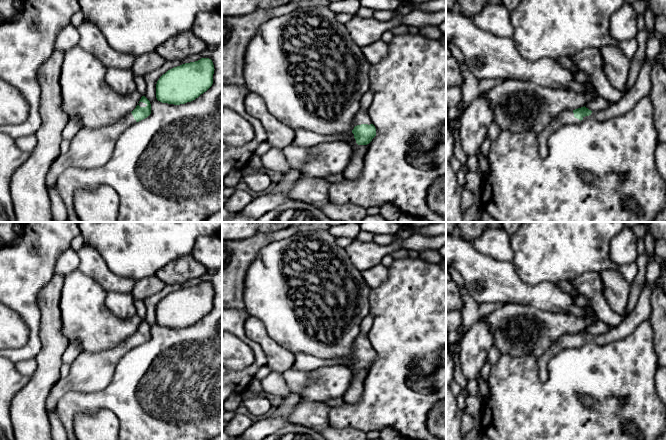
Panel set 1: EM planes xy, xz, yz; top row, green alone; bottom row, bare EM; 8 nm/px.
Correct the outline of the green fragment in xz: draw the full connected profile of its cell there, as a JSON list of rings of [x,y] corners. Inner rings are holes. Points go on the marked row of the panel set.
[[[370,89],[361,98],[361,108],[355,117],[354,129],[351,132],[344,133],[351,137],[351,140],[347,143],[352,148],[349,164],[342,172],[343,177],[348,180],[357,180],[360,178],[366,145],[376,136],[376,128],[372,124],[368,114],[369,108],[373,102],[373,96],[374,92]]]

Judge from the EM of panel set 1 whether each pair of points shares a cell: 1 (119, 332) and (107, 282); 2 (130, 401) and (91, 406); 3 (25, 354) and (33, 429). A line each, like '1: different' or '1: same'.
1: different
2: same
3: different

